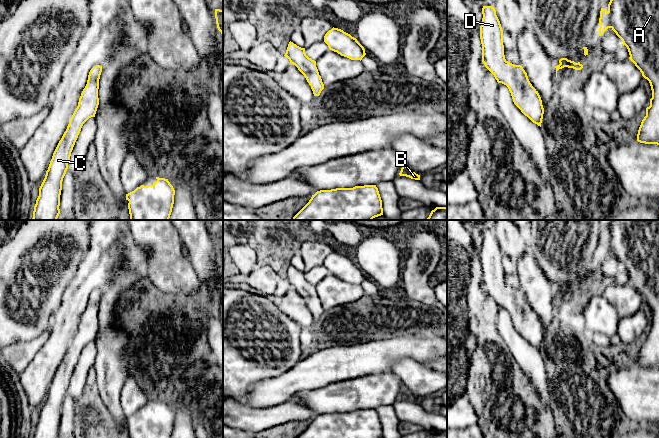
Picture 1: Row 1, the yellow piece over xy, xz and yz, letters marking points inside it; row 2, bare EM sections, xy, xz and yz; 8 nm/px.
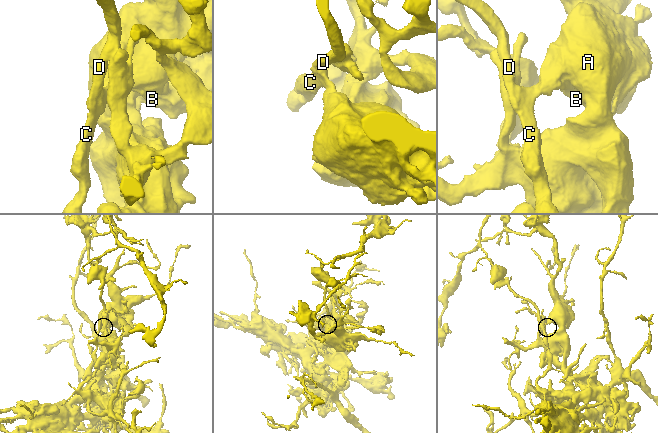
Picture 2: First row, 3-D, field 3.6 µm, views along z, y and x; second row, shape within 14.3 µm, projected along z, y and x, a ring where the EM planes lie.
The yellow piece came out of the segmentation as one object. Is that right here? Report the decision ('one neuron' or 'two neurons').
two neurons

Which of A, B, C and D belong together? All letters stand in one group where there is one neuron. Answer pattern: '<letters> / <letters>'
A B / C D

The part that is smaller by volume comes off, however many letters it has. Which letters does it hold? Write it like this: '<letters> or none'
C, D

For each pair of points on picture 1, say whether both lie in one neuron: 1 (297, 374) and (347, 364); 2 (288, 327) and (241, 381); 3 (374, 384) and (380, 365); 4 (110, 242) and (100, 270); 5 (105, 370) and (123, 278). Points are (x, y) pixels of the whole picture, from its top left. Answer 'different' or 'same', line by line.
1: same
2: same
3: different
4: same
5: same

